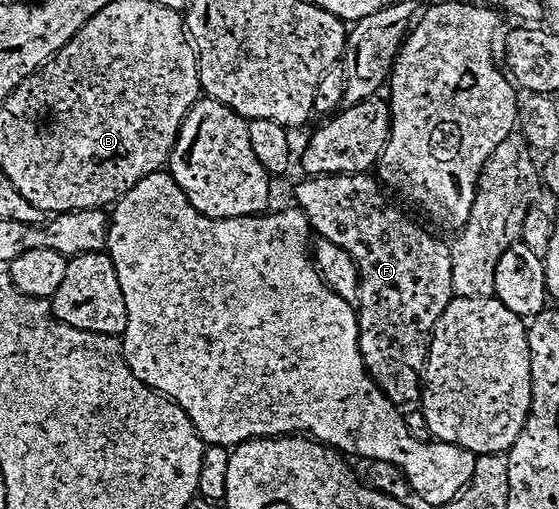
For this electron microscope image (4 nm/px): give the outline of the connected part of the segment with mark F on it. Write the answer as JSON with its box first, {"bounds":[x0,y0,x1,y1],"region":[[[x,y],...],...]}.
{"bounds":[296,173,455,404],"region":[[[372,173],[318,174],[302,179],[297,186],[296,205],[307,216],[312,233],[346,250],[357,265],[361,283],[355,309],[359,348],[365,361],[365,370],[391,401],[398,404],[412,403],[423,386],[427,336],[432,335],[443,308],[447,308],[455,296],[450,243],[428,234],[415,219],[408,218],[399,207],[392,206],[381,195],[382,183]]]}

